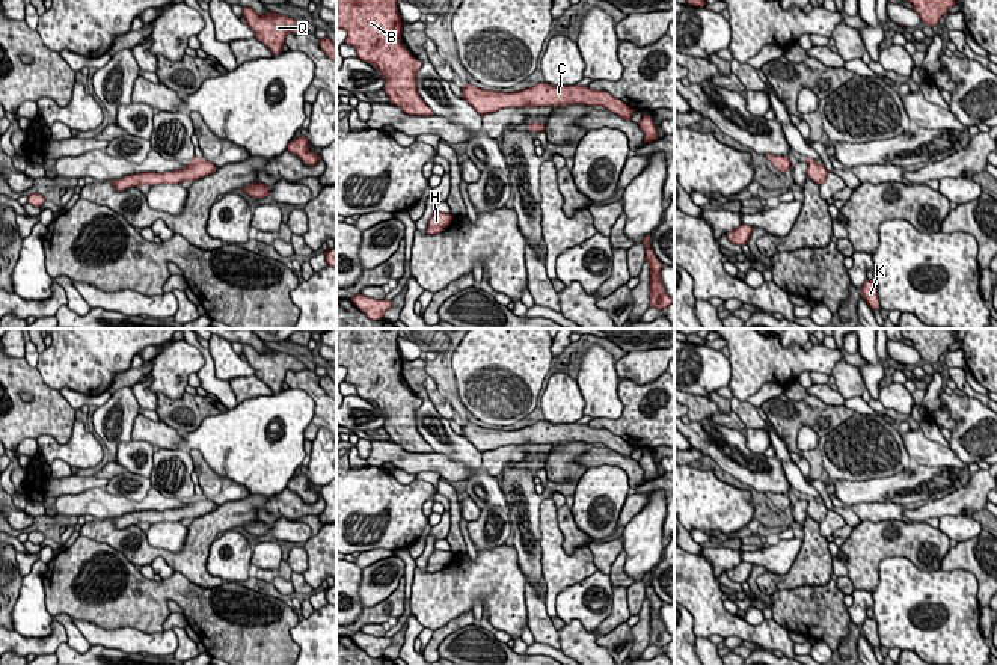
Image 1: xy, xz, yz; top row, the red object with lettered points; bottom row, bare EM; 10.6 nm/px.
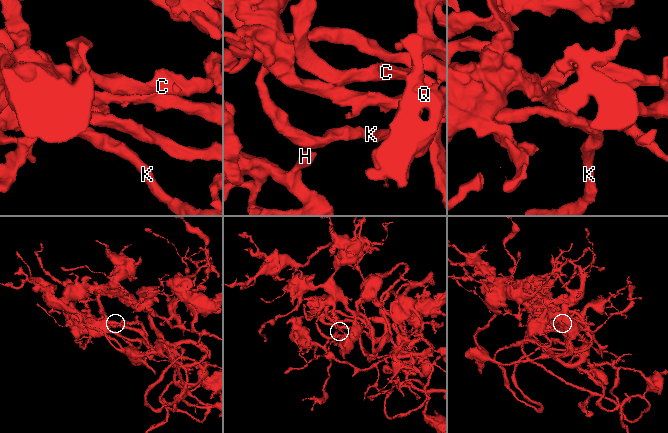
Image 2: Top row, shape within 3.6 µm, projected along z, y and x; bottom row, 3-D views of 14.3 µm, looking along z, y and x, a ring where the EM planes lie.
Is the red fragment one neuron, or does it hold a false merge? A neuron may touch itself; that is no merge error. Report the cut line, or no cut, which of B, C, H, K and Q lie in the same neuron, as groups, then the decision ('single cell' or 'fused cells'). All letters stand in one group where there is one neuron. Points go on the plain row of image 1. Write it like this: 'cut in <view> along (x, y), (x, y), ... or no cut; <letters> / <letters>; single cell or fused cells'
no cut; B C H K Q; single cell

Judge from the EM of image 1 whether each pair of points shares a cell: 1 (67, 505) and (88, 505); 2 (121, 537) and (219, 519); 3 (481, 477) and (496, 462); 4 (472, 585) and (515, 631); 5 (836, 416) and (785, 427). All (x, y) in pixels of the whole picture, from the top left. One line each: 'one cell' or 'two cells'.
1: one cell
2: one cell
3: two cells
4: one cell
5: one cell

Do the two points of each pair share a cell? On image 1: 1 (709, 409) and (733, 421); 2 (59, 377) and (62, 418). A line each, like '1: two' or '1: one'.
1: one
2: two

